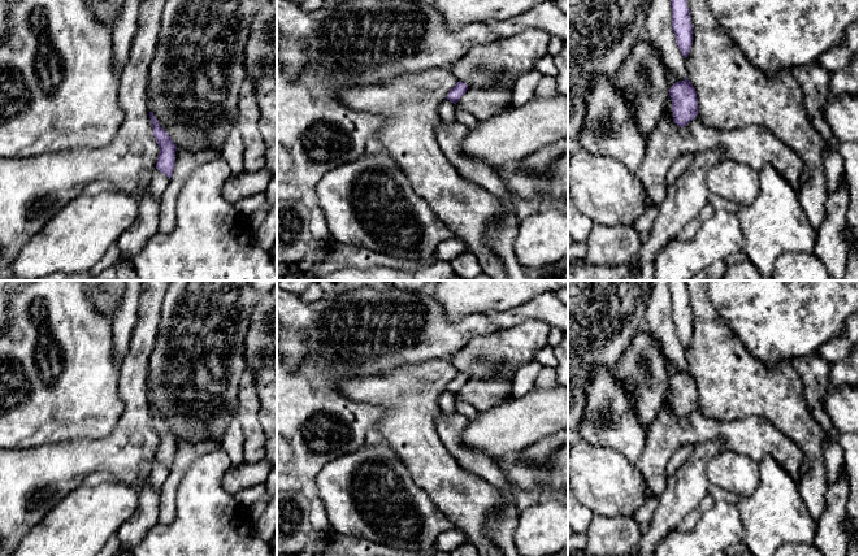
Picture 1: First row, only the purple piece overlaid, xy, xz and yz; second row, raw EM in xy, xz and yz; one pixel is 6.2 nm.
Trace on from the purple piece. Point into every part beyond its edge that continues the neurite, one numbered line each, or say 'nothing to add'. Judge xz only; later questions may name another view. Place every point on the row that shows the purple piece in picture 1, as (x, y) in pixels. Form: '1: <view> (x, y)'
nothing to add

